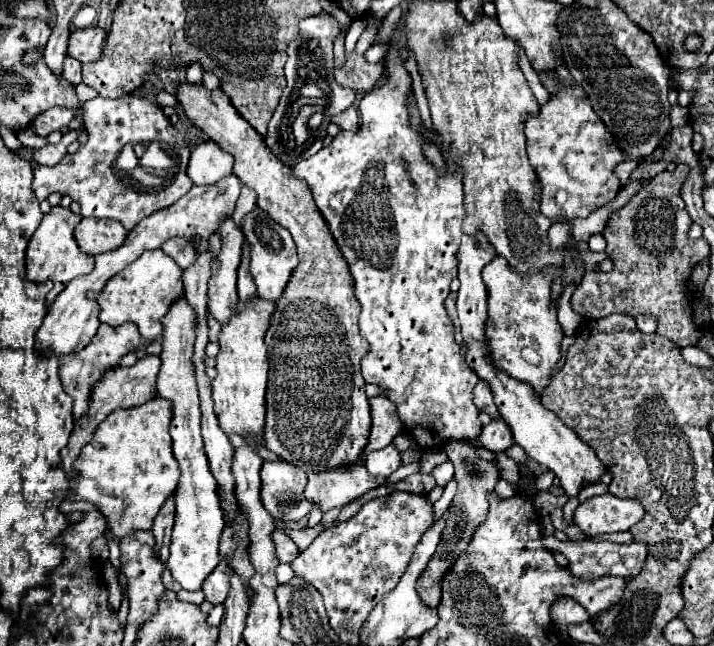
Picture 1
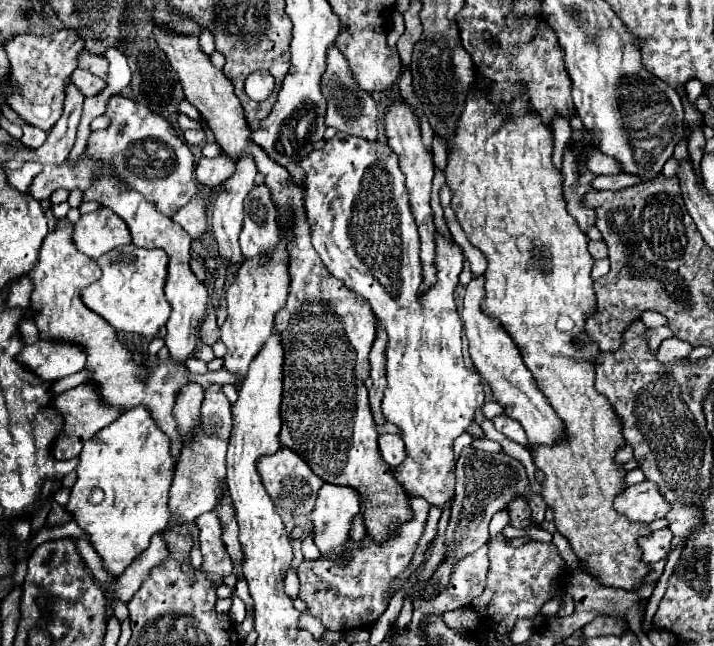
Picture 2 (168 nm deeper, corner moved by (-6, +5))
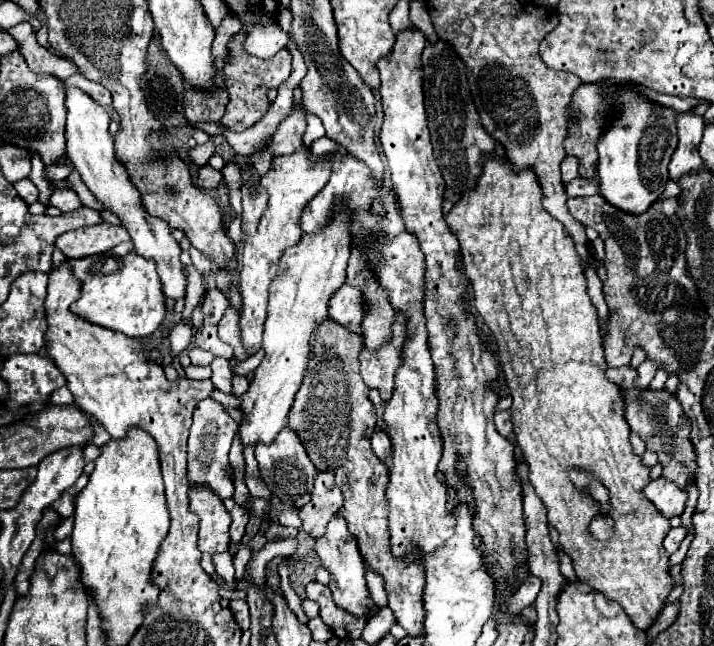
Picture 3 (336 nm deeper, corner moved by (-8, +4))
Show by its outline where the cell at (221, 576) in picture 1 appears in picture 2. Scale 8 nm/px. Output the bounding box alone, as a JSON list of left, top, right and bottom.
[197,511,233,577]

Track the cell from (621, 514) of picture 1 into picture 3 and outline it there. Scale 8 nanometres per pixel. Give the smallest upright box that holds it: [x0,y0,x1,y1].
[643,476,687,518]

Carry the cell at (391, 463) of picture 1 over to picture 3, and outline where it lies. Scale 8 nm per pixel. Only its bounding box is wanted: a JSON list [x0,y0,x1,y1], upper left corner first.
[371,430,391,460]

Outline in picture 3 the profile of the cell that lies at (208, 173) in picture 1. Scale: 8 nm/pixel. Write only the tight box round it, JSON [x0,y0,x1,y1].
[197,164,223,190]

